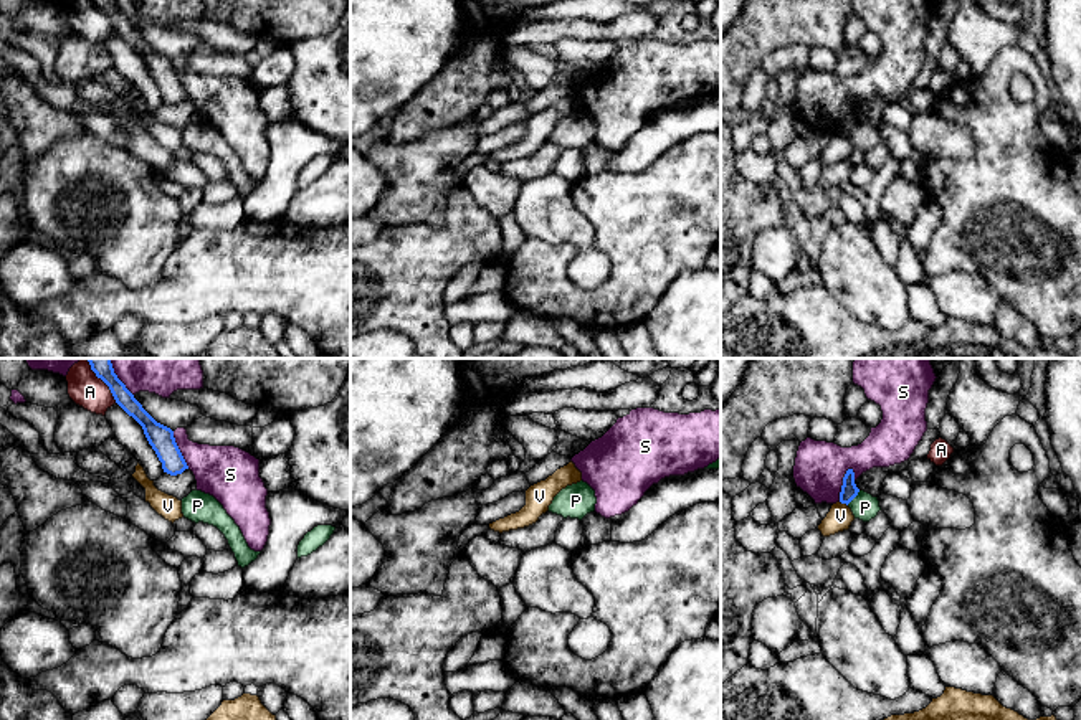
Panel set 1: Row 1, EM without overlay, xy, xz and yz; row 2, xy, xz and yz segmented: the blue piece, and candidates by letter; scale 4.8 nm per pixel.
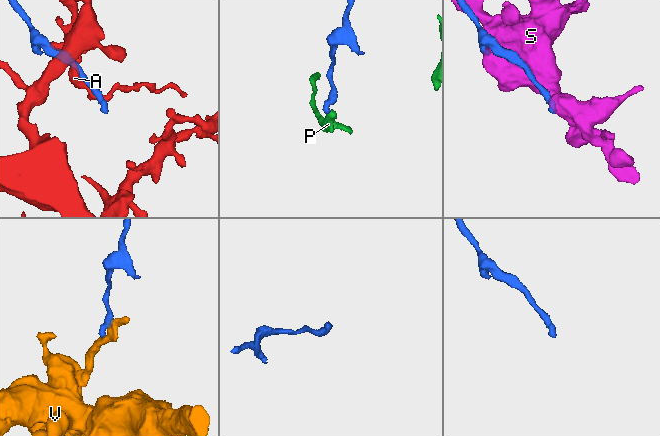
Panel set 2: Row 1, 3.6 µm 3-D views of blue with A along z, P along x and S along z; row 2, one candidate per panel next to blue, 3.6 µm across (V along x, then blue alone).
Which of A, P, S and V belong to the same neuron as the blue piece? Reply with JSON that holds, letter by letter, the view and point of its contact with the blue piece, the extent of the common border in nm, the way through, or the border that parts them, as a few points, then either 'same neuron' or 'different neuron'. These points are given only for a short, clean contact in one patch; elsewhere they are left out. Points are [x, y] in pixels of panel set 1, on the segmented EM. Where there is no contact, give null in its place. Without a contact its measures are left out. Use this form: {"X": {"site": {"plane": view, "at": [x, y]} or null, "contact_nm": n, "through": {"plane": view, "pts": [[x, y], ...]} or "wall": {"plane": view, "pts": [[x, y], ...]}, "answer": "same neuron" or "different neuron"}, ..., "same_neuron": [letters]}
{"A": {"site": {"plane": "xy", "at": [101, 378]}, "contact_nm": 260, "answer": "different neuron"}, "P": {"site": {"plane": "yz", "at": [853, 497]}, "contact_nm": 100, "wall": {"plane": "yz", "pts": [[860, 491], [847, 504]]}, "answer": "different neuron"}, "S": {"site": {"plane": "yz", "at": [843, 484]}, "contact_nm": 180, "answer": "different neuron"}, "V": {"site": {"plane": "yz", "at": [843, 502]}, "contact_nm": 50, "answer": "different neuron"}, "same_neuron": []}

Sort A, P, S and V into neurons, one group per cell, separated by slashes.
A / P / S / V

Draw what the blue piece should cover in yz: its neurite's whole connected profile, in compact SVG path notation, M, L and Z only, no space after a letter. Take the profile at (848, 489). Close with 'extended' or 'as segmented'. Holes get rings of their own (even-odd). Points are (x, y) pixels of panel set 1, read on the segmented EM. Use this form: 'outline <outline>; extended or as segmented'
outline M848 469L843 477L840 502L848 505L858 495L858 492L860 489L855 484L855 472L853 469Z; as segmented

